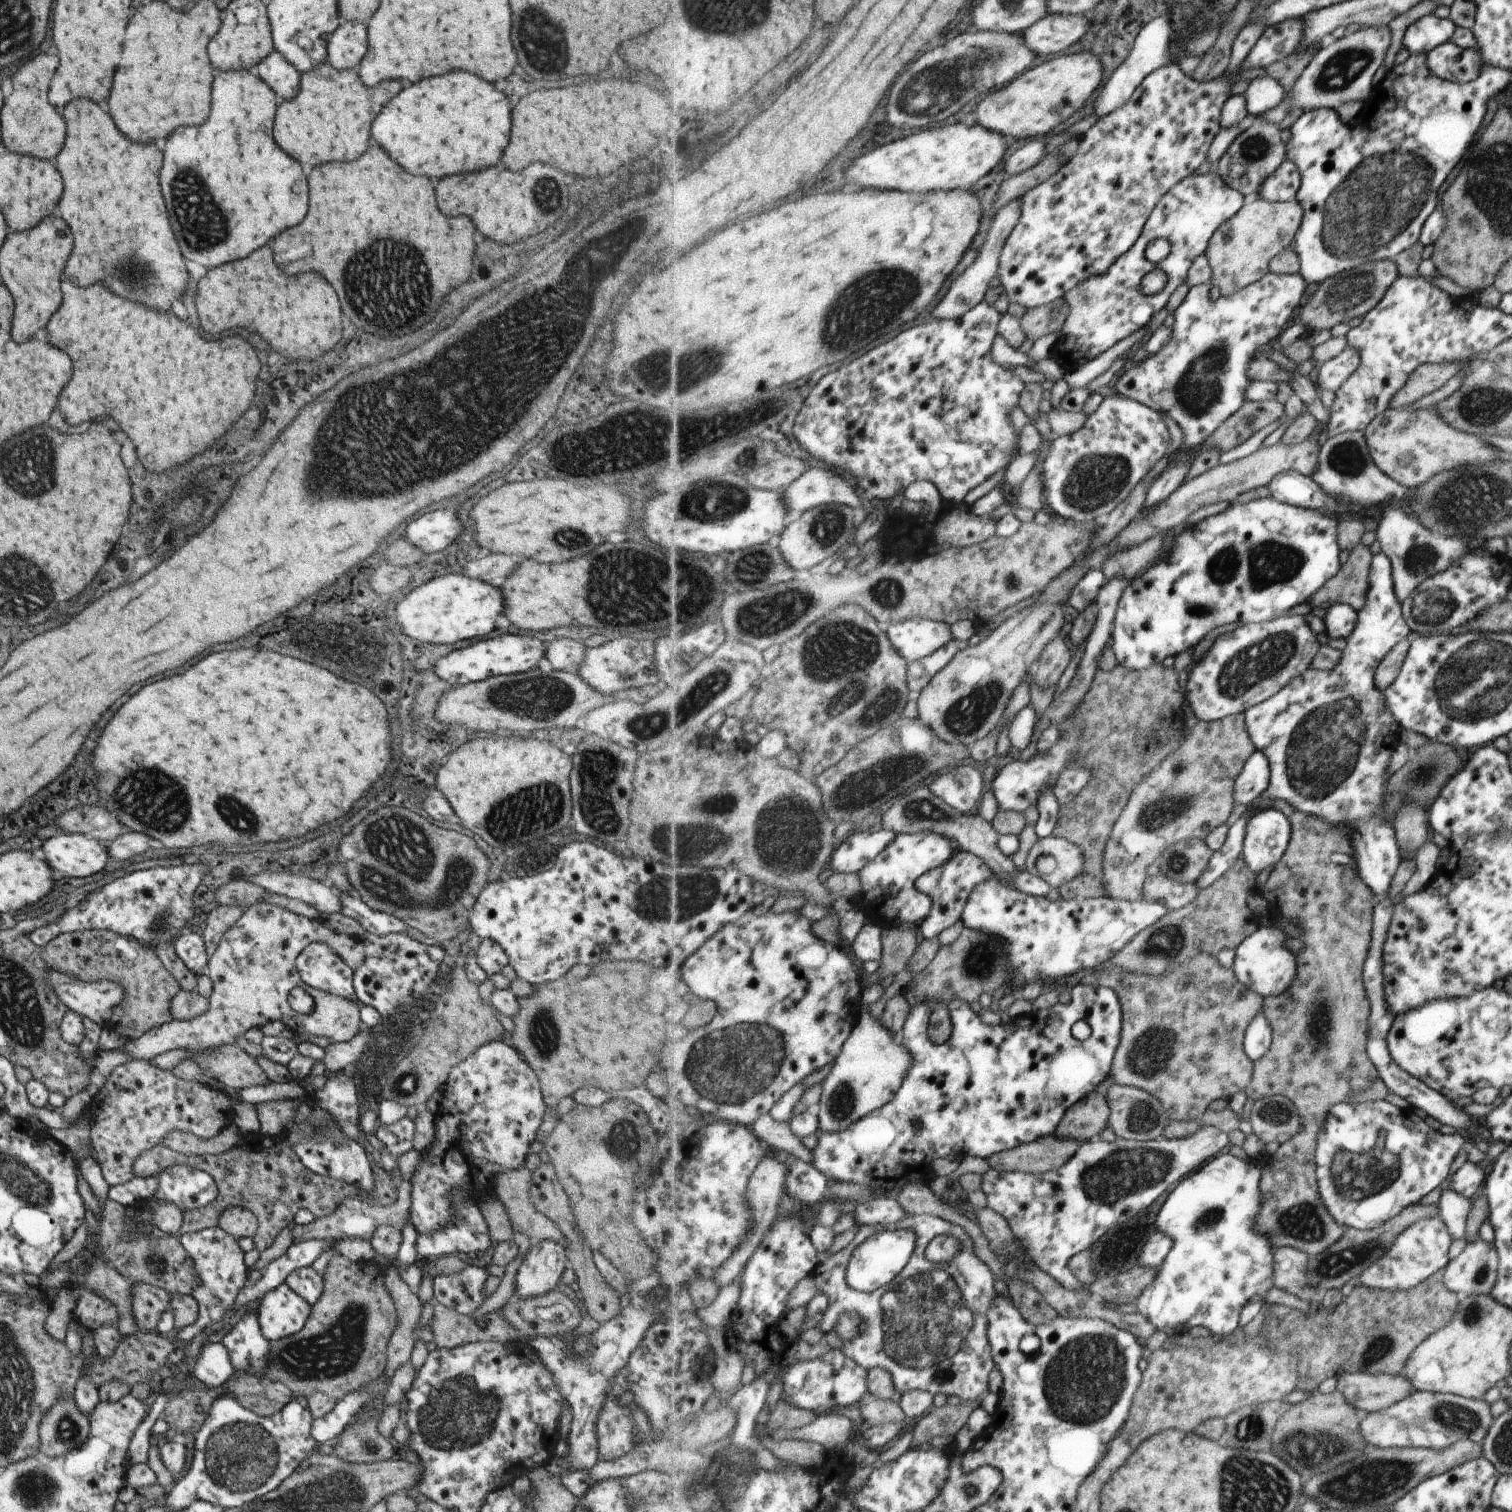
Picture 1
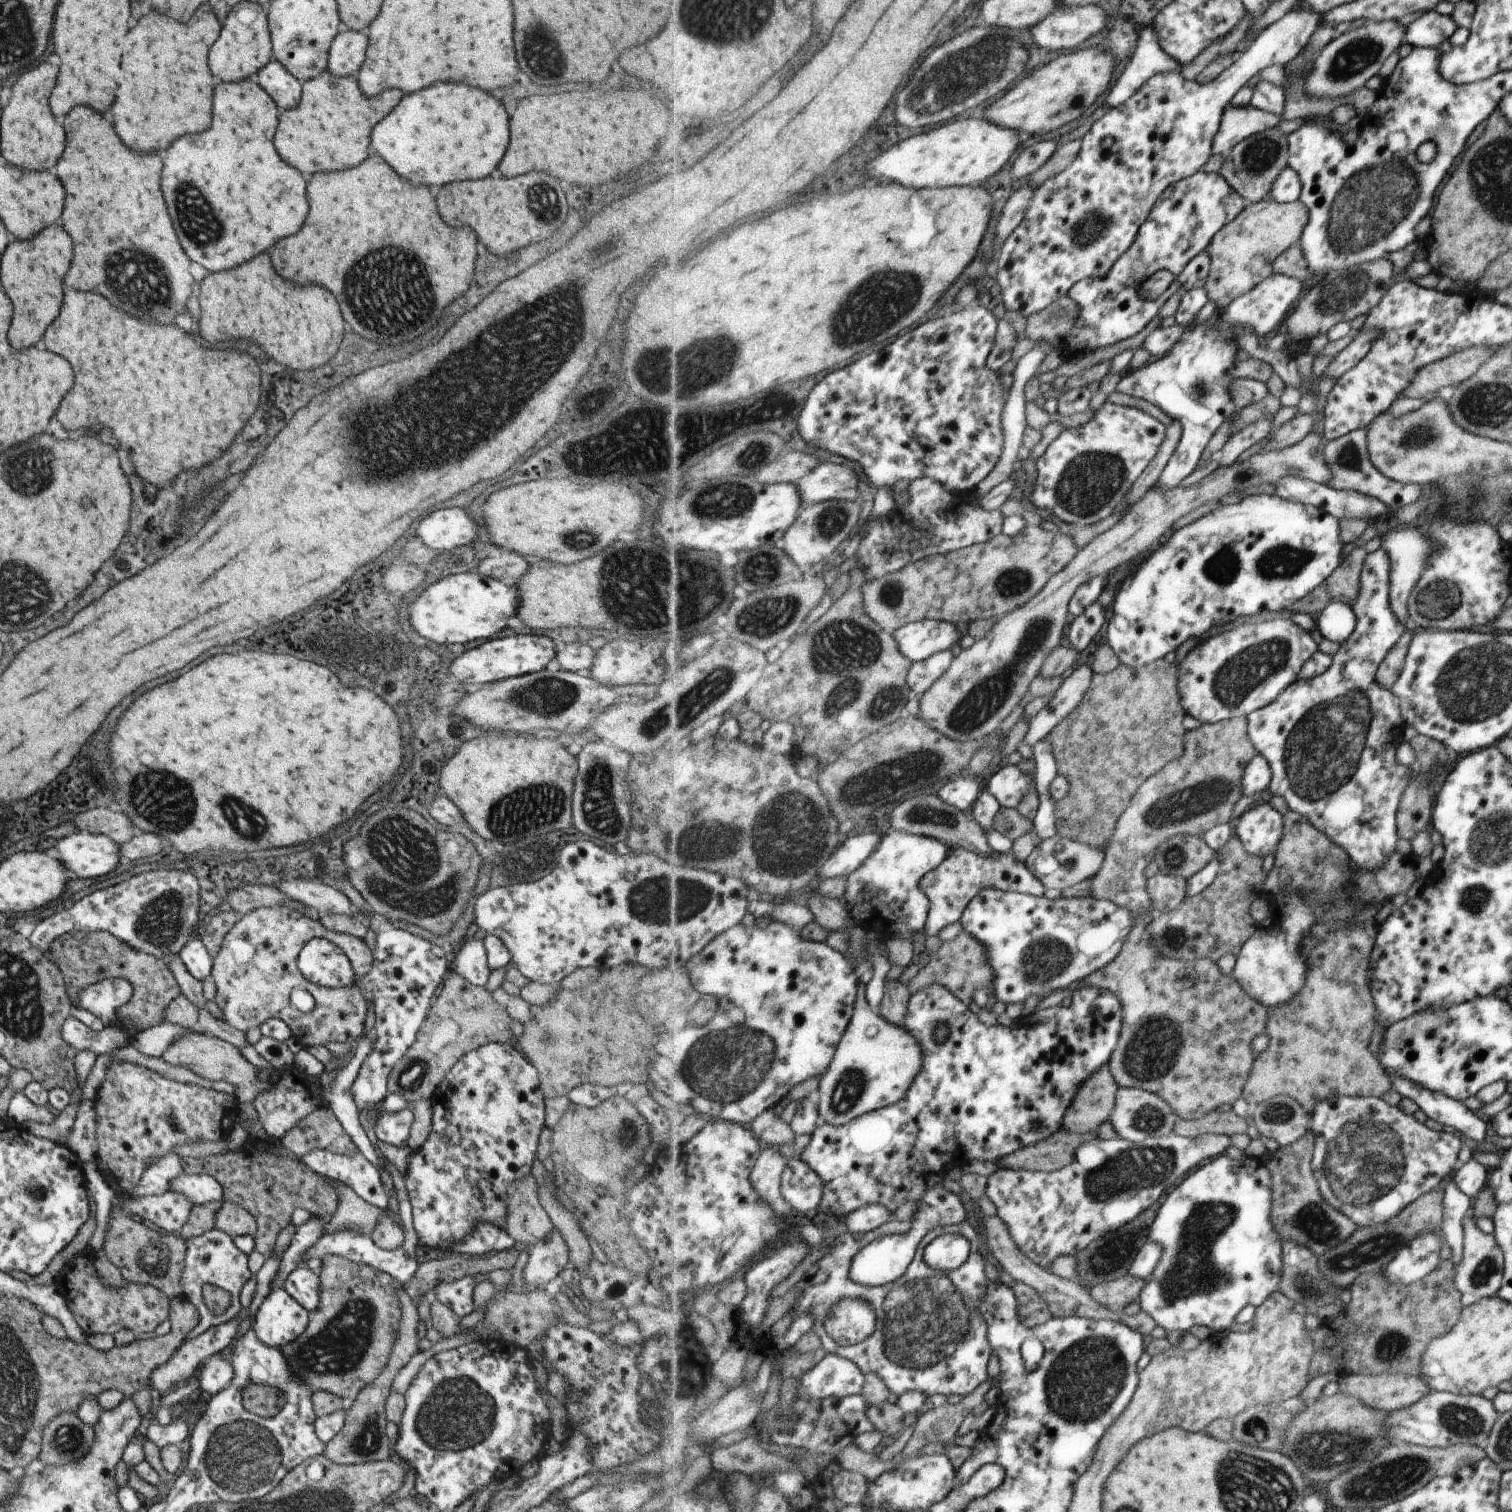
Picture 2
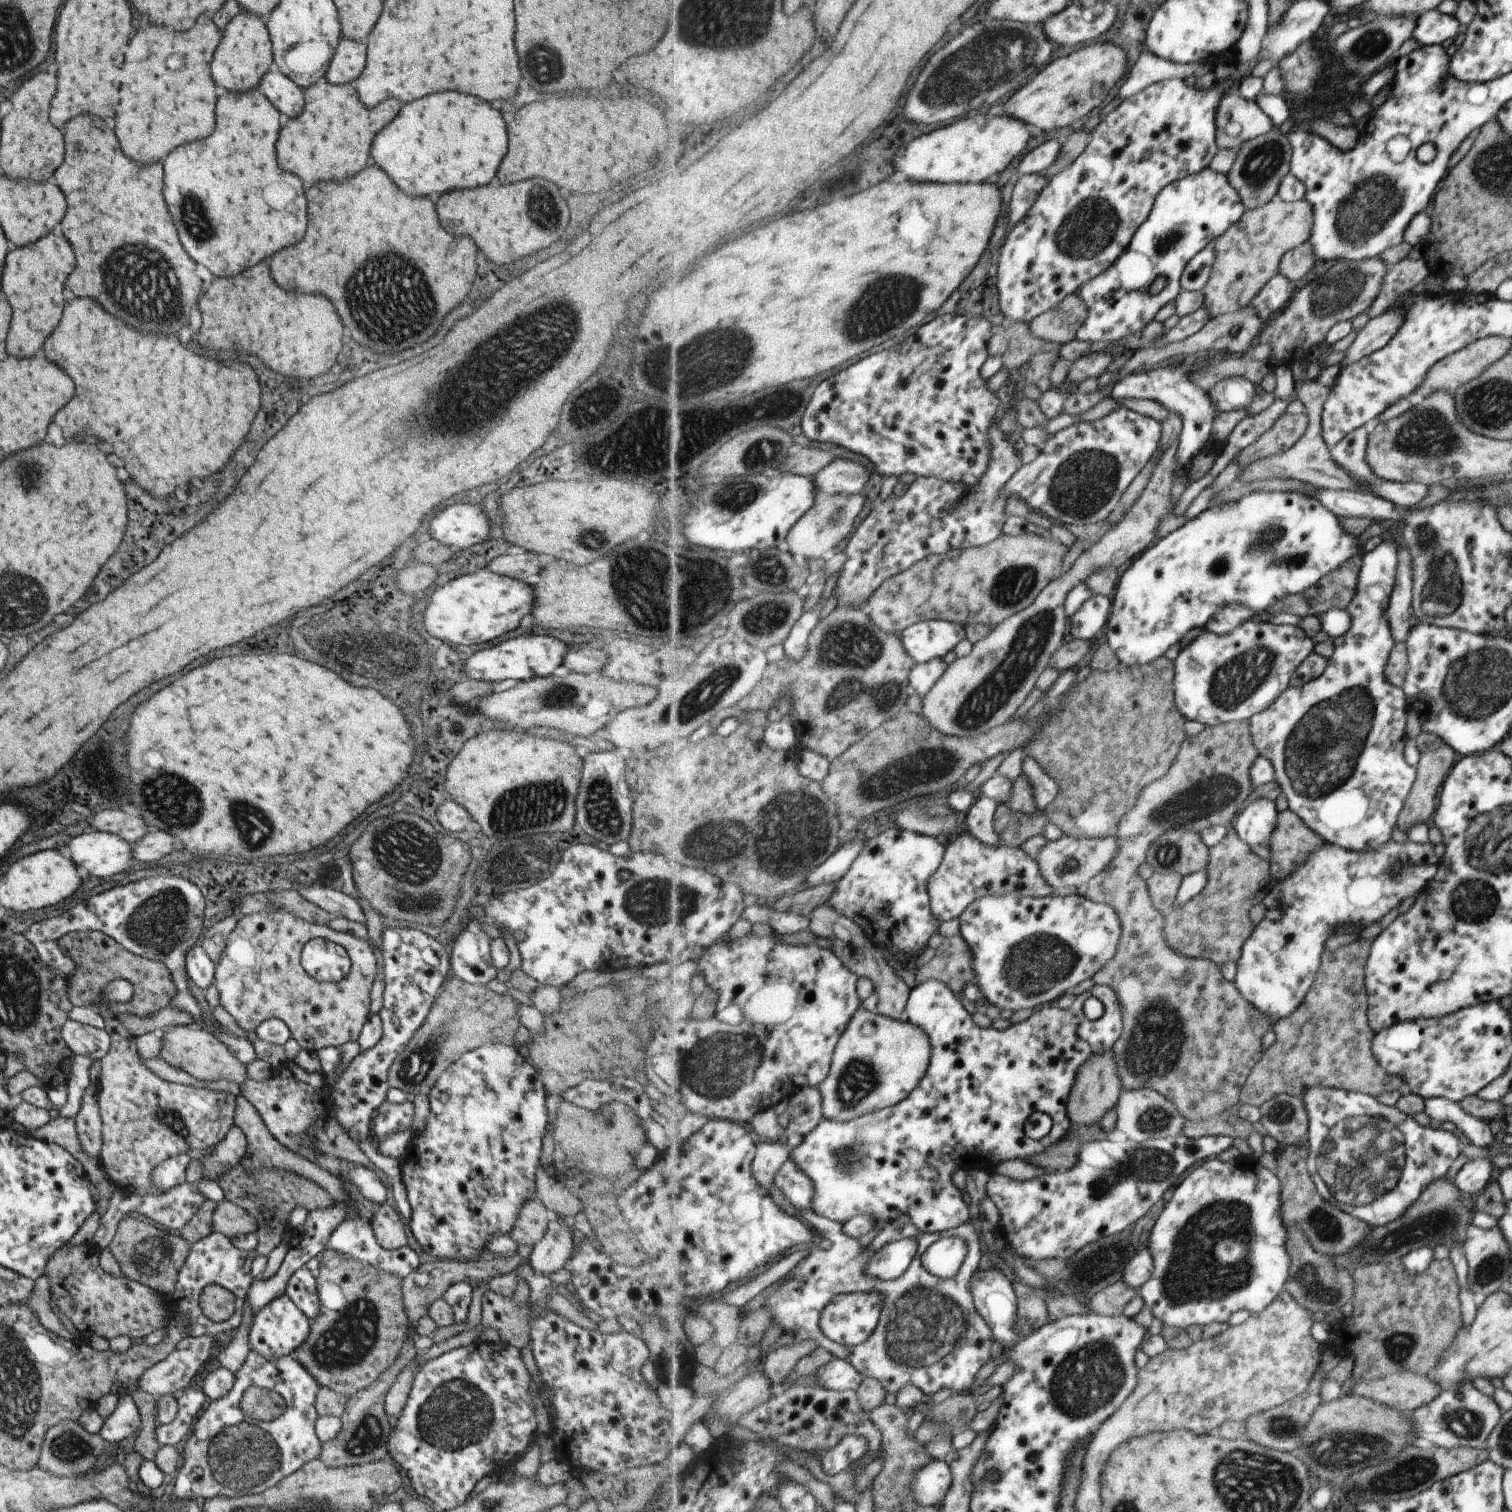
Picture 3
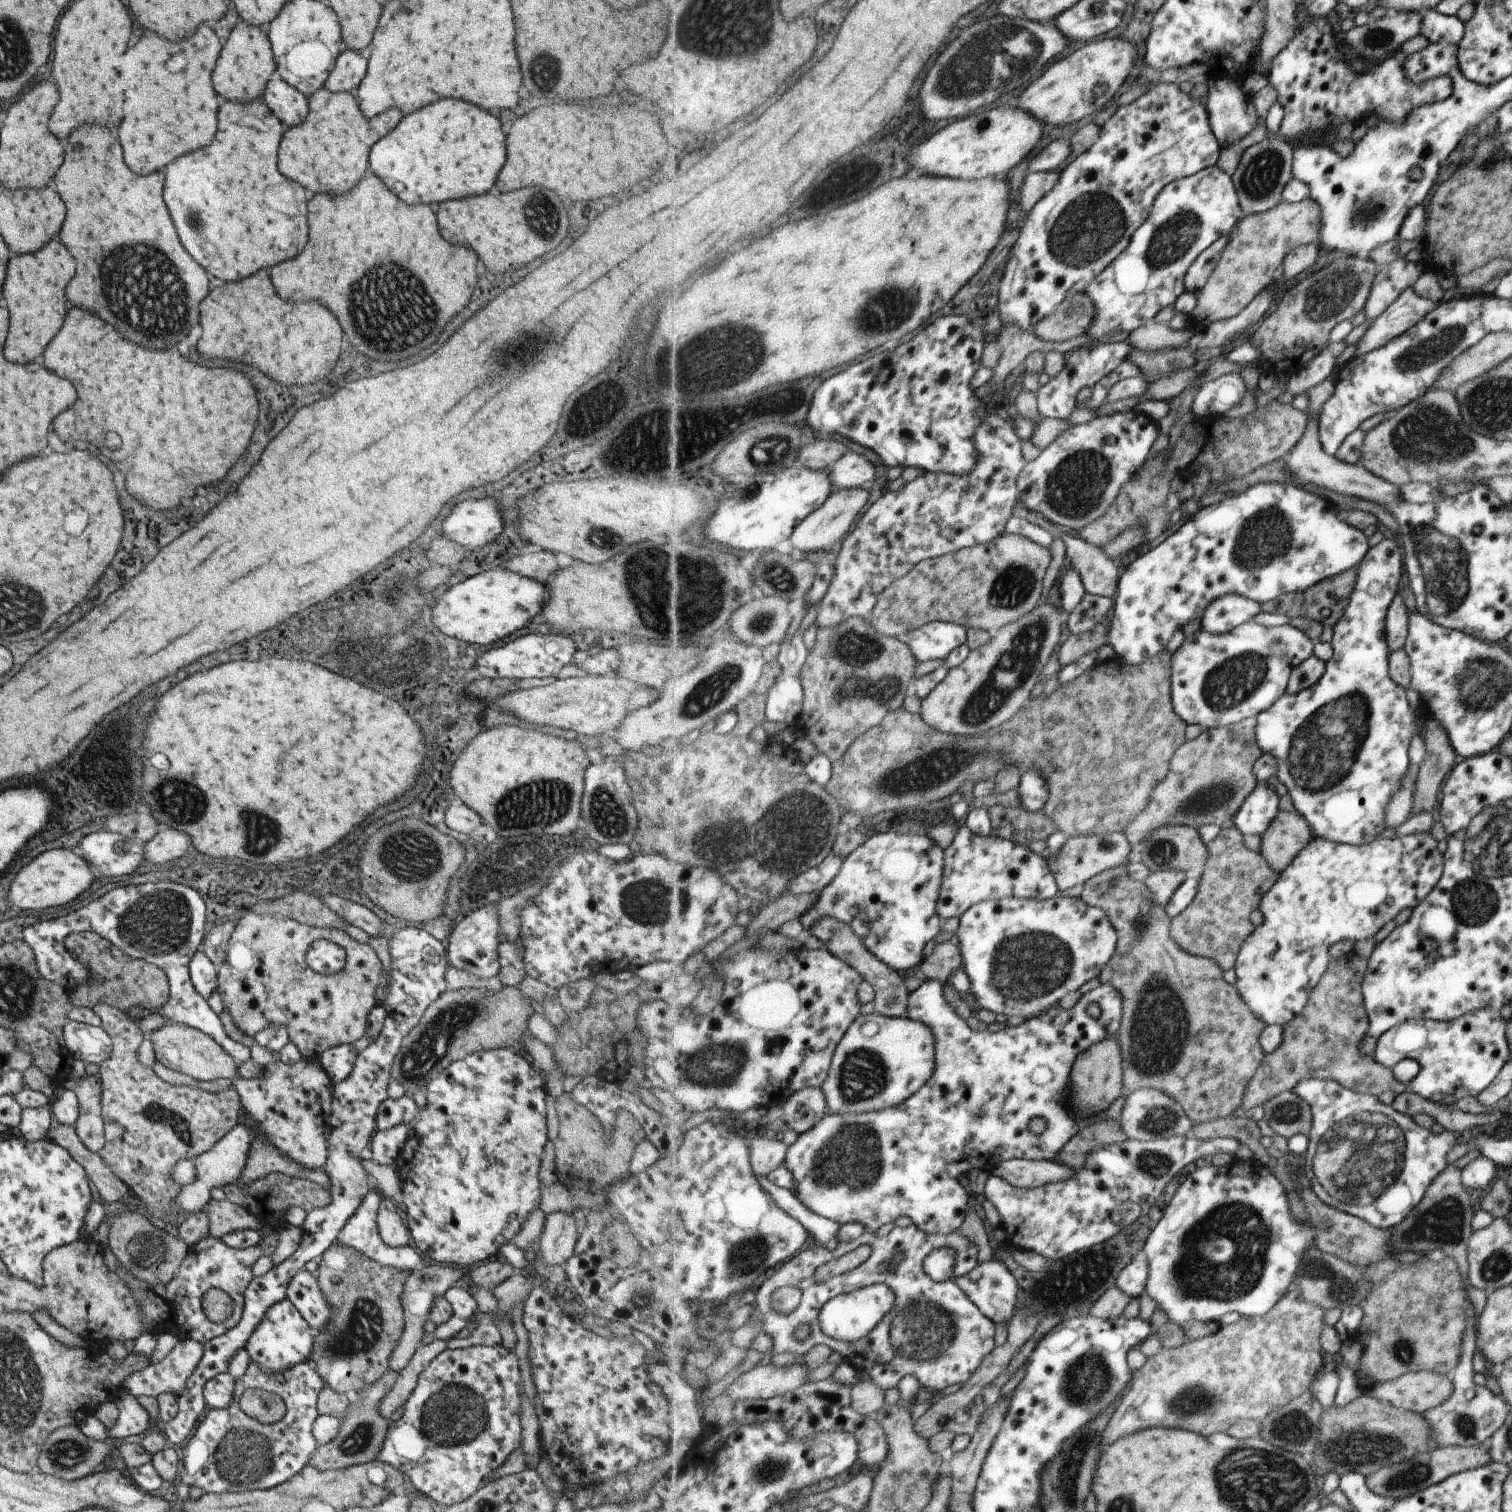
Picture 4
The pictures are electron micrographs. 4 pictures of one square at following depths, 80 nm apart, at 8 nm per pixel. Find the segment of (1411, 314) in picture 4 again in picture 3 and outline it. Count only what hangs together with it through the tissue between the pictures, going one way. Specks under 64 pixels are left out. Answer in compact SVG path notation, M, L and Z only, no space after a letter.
M1389 307L1379 316L1371 317L1344 350L1345 358L1340 366L1351 364L1384 347L1396 335L1403 321L1404 312L1399 307Z

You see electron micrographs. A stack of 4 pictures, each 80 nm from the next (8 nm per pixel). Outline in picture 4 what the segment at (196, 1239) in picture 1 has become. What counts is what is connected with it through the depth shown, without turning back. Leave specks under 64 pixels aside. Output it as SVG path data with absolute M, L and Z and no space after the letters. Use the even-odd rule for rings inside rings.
M205 1237L191 1245L179 1265L173 1278L167 1284L149 1284L136 1279L130 1272L118 1266L119 1278L126 1284L133 1298L138 1302L138 1309L145 1332L153 1336L159 1333L171 1333L175 1340L191 1339L204 1344L212 1338L222 1335L237 1324L242 1313L244 1290L252 1279L251 1266L263 1255L261 1245L234 1249L225 1246L220 1239ZM208 1288L223 1290L233 1302L237 1303L235 1312L221 1324L211 1322L203 1314L201 1297Z

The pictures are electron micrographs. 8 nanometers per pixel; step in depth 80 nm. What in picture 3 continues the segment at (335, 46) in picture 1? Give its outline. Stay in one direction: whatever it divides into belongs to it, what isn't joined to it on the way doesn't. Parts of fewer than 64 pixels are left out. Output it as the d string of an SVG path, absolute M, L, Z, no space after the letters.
M340 38L323 77L332 85L353 84L363 70L365 57L364 42Z

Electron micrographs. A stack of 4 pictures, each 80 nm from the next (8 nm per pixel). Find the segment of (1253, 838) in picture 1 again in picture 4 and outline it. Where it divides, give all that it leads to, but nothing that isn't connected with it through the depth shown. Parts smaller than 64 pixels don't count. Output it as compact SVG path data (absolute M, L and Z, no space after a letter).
M1261 782L1246 798L1240 812L1233 818L1243 834L1258 834L1263 836L1280 814L1279 794L1272 785Z

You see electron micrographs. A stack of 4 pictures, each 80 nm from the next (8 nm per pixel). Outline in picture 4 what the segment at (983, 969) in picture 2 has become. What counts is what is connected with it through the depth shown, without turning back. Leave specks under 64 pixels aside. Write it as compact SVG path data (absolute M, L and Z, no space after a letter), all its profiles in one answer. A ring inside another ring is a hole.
M953 939L953 942L939 942L933 948L929 958L919 965L917 978L926 980L937 980L942 984L948 982L949 974L953 970L962 967L963 957L960 951L959 940ZM954 942L954 944L953 944Z

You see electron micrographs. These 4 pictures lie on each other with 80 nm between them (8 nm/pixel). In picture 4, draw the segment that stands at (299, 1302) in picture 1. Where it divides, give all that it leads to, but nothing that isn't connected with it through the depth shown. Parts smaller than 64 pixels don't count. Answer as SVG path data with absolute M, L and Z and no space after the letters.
M283 1299L264 1310L261 1322L247 1339L244 1349L249 1360L265 1374L276 1375L301 1362L308 1362L313 1350L313 1331L295 1310L295 1307Z

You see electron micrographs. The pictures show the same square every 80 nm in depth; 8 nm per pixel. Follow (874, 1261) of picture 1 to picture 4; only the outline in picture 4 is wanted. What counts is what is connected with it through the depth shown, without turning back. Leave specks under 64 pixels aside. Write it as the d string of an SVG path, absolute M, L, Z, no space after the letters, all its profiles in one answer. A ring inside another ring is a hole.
M926 980L908 999L907 1016L929 1025L936 1036L936 1067L931 1080L919 1092L916 1092L909 1098L908 1101L905 1101L903 1105L868 1113L831 1113L827 1111L825 1116L811 1130L804 1132L788 1147L788 1155L784 1164L787 1165L787 1168L793 1173L795 1180L797 1180L795 1194L809 1207L809 1210L840 1225L862 1223L867 1233L873 1233L877 1232L887 1222L895 1222L901 1217L909 1217L915 1225L925 1232L950 1235L955 1233L955 1230L959 1230L959 1226L965 1222L965 1216L973 1212L969 1209L970 1191L958 1183L956 1177L957 1170L965 1171L968 1167L975 1166L991 1172L995 1166L1013 1159L1057 1161L1064 1146L1081 1130L1077 1120L1071 1116L1067 1106L1065 1106L1067 1096L1069 1096L1068 1090L1069 1084L1071 1084L1072 1070L1076 1064L1077 1057L1084 1050L1105 1040L1107 1037L1119 1034L1120 1026L1124 1020L1124 996L1120 990L1117 990L1116 986L1109 982L1101 982L1098 987L1085 993L1075 1006L1070 1009L1063 1010L1059 1006L1053 1006L1053 1008L1047 1010L1039 1017L1025 1020L1023 1024L1016 1027L1005 1026L1000 1031L994 1033L971 1030L969 1024L955 1012L955 1009L953 1010L947 1004L947 1000L943 998L943 984L937 980ZM1091 1002L1095 1002L1100 1008L1100 1015L1097 1018L1092 1018L1085 1011L1086 1005ZM1035 1118L1043 1118L1047 1122L1047 1126L1040 1134L1035 1134L1031 1130L1031 1122Z

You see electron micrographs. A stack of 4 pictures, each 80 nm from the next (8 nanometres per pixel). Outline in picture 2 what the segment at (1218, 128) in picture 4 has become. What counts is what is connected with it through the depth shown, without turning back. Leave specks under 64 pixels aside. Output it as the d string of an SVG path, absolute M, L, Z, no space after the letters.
M1229 106L1225 109L1219 132L1214 142L1214 154L1228 155L1243 142L1248 133L1261 133L1277 127L1279 116L1263 109Z

